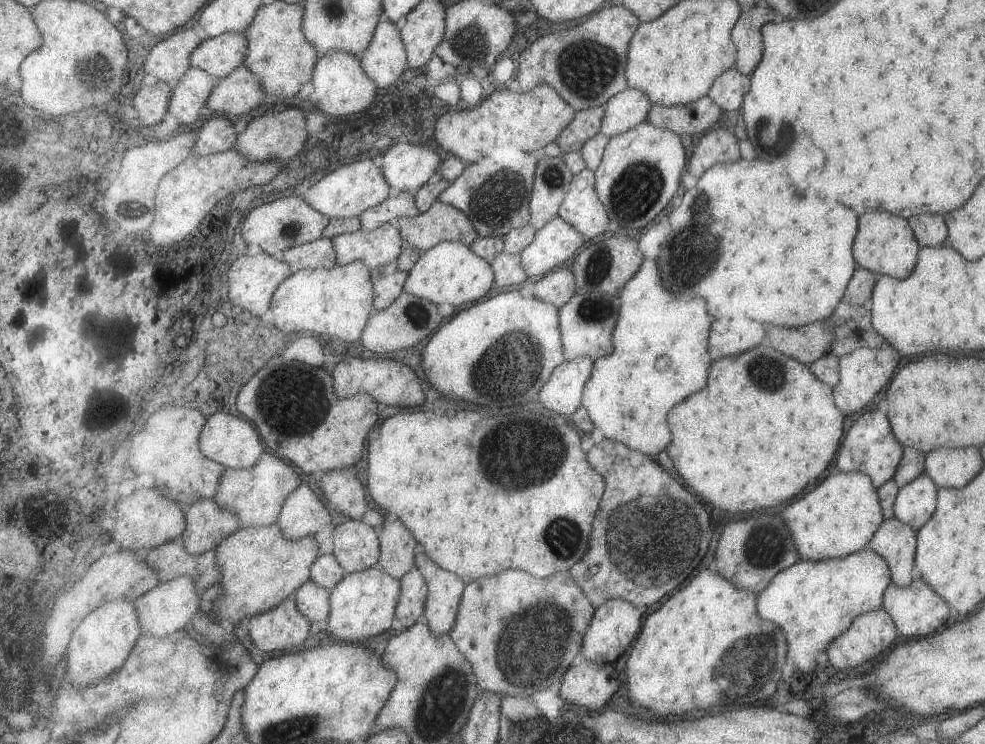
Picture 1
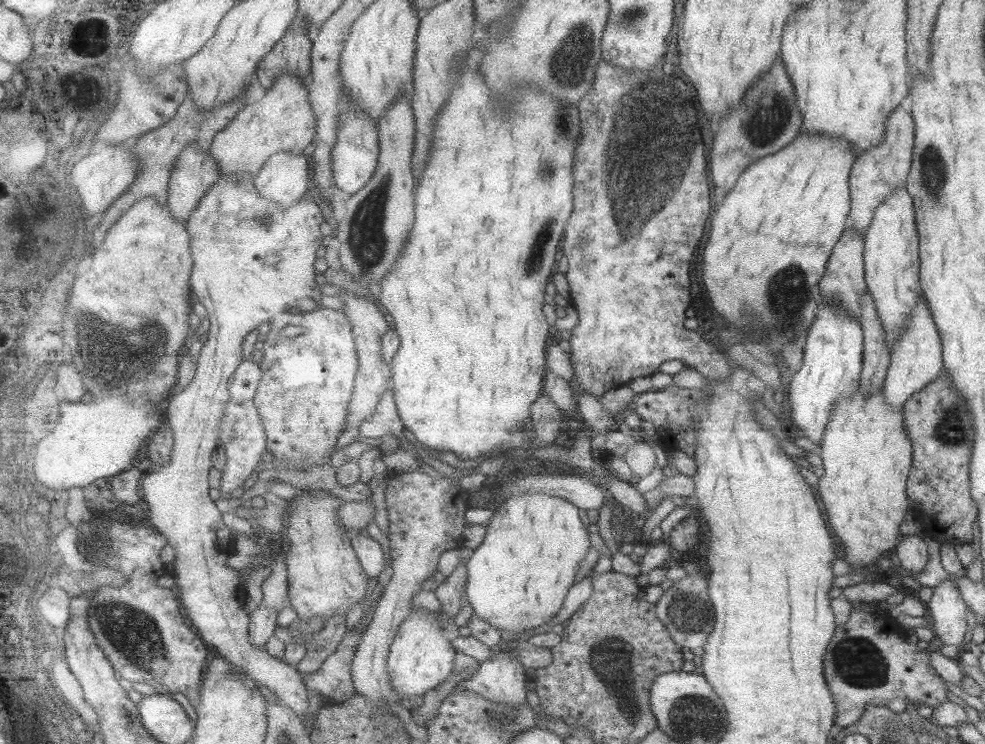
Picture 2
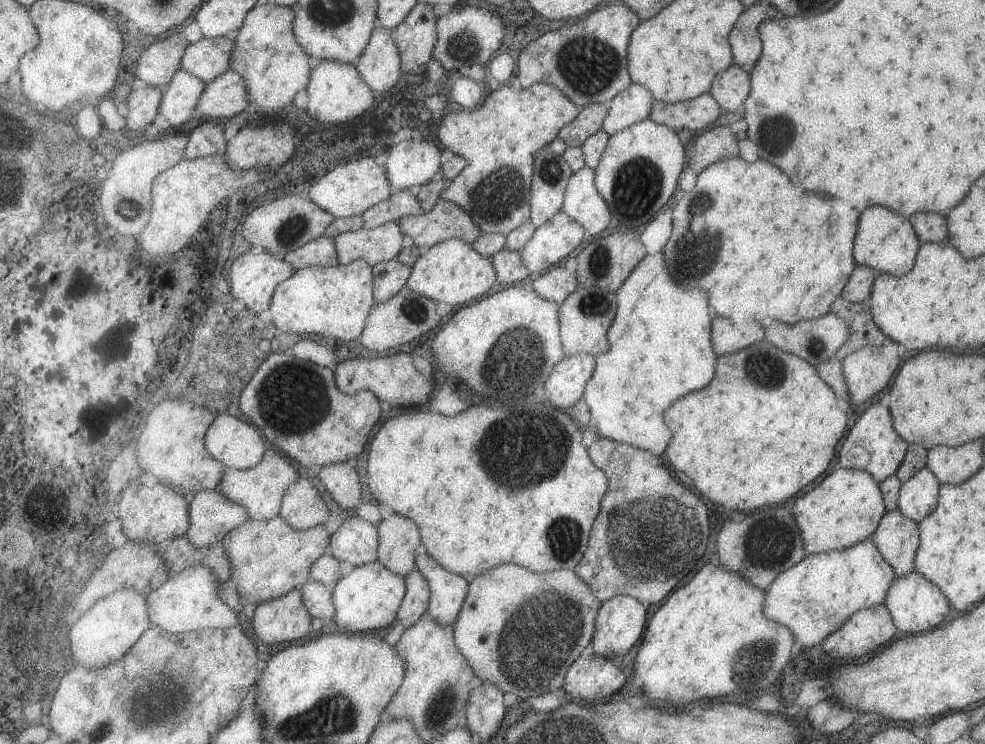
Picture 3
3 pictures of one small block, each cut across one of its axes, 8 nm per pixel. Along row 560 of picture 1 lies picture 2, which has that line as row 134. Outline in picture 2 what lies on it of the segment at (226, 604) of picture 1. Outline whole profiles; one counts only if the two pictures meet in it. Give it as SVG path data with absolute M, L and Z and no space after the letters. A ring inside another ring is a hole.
M284 73L273 85L266 90L265 96L252 104L248 104L237 117L232 125L216 135L215 142L210 148L210 154L218 162L222 176L234 174L235 176L257 176L264 164L278 152L292 152L302 154L303 150L313 142L317 135L317 114L312 109L312 96L309 88L310 83L297 77L297 74Z

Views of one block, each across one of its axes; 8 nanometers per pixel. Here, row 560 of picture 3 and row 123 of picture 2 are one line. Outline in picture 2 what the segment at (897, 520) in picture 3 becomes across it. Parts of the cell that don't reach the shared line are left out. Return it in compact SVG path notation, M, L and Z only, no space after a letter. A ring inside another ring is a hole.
M897 106L889 117L885 119L885 138L880 144L862 151L852 162L849 171L850 209L847 227L857 230L857 234L864 236L869 228L875 209L890 195L893 189L906 185L910 171L912 150L914 145L914 123L910 114Z

